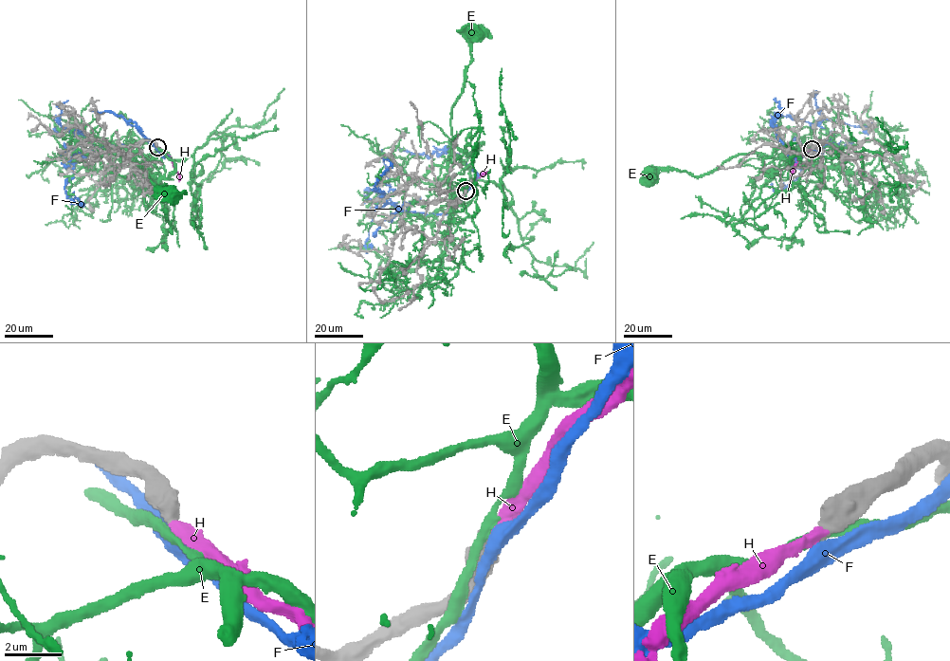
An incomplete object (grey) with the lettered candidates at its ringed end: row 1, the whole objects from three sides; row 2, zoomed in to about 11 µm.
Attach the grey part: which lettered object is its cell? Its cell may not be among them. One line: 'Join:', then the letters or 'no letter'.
Join: H

